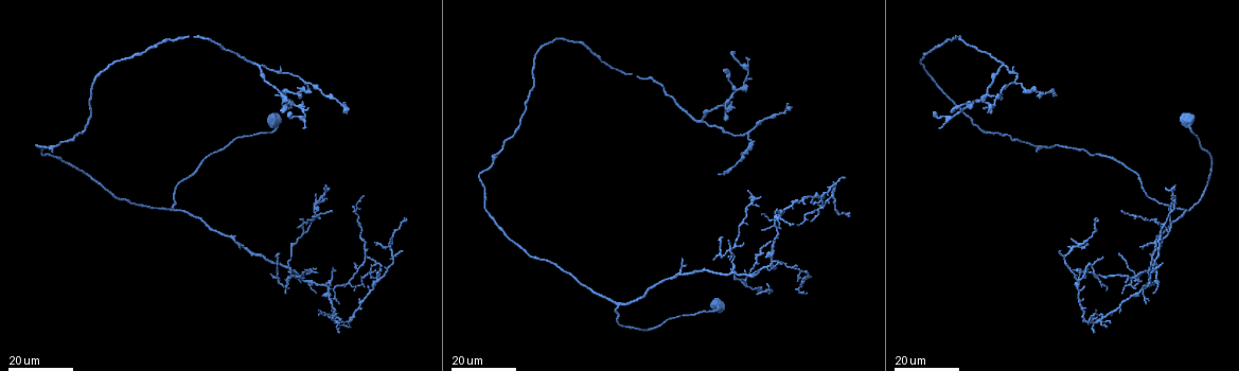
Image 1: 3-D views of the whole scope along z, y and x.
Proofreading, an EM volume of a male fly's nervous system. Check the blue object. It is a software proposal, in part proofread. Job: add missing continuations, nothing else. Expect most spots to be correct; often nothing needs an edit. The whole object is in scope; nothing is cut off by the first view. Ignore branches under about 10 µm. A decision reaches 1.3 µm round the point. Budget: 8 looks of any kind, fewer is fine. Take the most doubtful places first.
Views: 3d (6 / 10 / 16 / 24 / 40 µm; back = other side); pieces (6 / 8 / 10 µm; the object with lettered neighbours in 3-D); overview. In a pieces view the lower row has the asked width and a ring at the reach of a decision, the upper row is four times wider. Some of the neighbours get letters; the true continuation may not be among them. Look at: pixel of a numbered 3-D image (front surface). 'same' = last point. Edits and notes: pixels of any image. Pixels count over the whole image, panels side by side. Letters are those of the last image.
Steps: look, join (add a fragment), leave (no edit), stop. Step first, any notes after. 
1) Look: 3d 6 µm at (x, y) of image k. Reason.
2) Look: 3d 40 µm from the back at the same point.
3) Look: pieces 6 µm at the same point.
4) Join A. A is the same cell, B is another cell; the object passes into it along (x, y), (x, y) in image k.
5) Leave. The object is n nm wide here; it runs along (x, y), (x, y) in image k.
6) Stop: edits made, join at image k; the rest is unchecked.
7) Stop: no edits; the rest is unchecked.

Look: 3d 24 µm at (723, 237) of image 1. An open end.

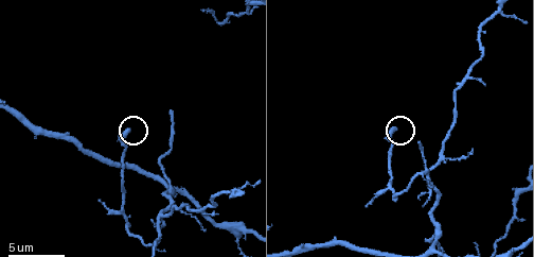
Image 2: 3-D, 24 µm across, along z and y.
Look: pieces 10 µm at (397, 128) of image 2.

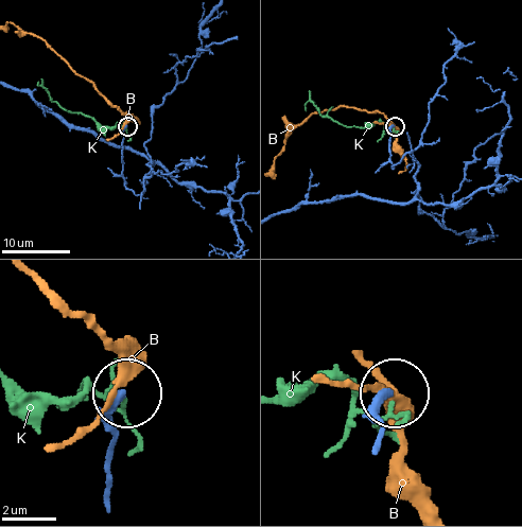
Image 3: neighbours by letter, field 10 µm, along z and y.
Leave. B and K are other cells; it runs along (373, 450), (381, 410), (392, 392) in image 3; none of them fits.

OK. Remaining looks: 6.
Look: 3d 24 µm at (401, 253) of image 1. Free end.

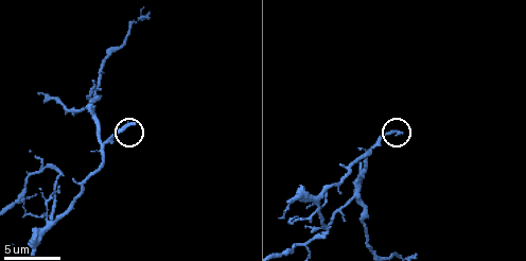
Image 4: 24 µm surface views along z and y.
Look: pieces 6 µm at (399, 131) of image 4.

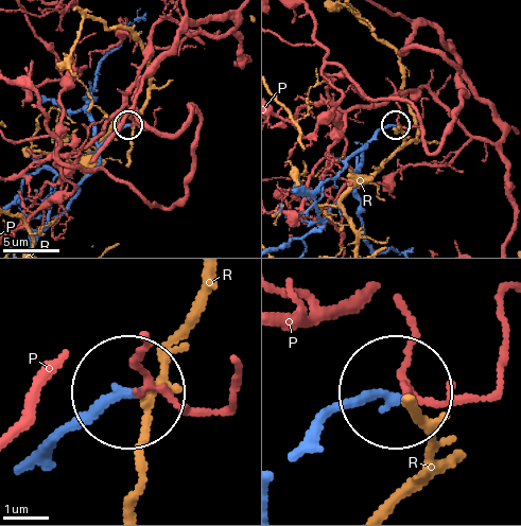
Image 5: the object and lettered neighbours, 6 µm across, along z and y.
Leave. P and R are other cells; it runs along (314, 435), (391, 389) in image 5; no lettered fragment goes on from it.

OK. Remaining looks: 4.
Look: 3d 16 µm at (750, 79) of image 1. Free end.

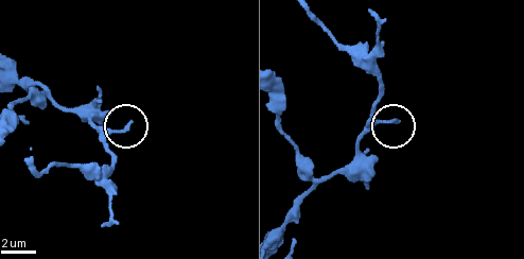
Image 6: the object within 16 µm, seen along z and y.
Look: pieces 8 µm at (129, 123) of image 6.

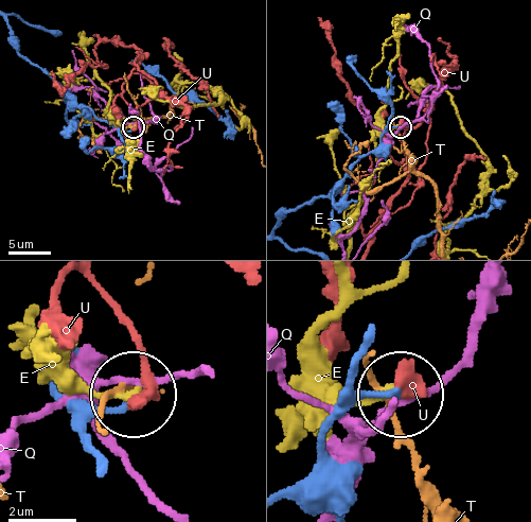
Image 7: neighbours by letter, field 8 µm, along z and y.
Leave. E, Q, T and U are other cells; it runs along (286, 490), (317, 458), (329, 424), (394, 393) in image 7; no lettered fragment goes on from it.

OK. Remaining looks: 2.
Look: 3d 16 µm at (332, 212) of image 1. Long arm stops here.

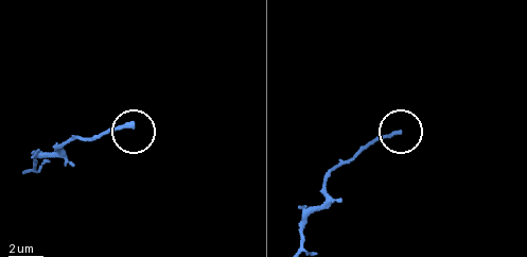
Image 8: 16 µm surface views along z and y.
Look: pieces 6 µm at (129, 125) of image 8.

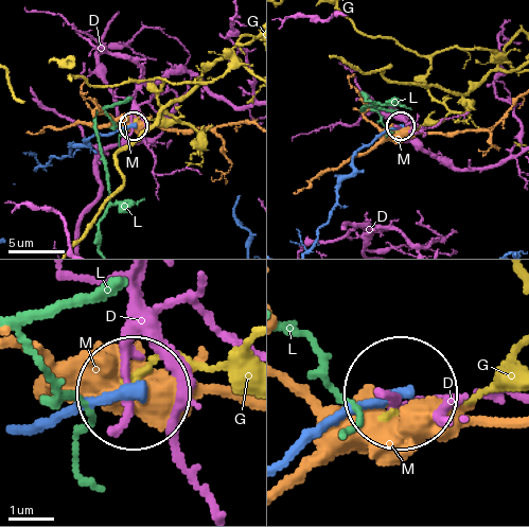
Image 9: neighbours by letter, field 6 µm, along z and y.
Leave. D, G, L and M are other cells; it runs along (315, 240), (356, 154), (399, 126) in image 9; none of them fits.

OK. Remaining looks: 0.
Stop: no edits; the rest is unchecked.

